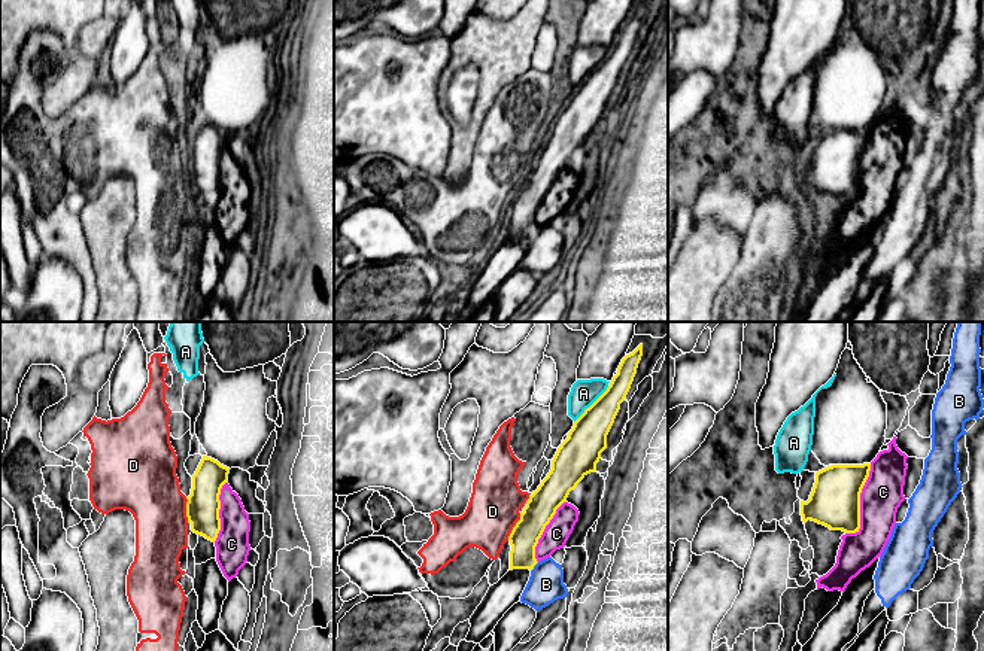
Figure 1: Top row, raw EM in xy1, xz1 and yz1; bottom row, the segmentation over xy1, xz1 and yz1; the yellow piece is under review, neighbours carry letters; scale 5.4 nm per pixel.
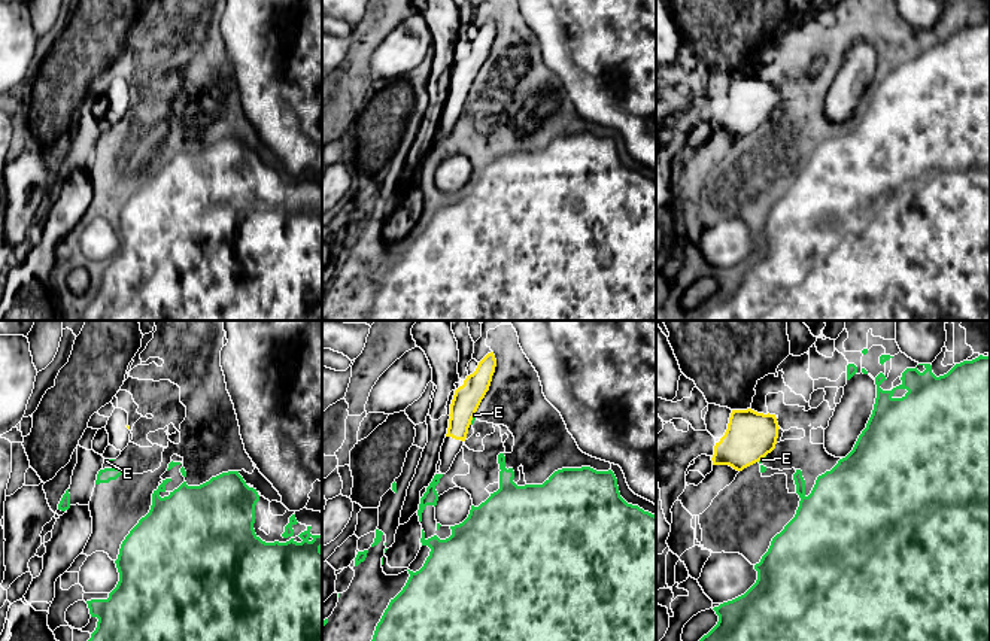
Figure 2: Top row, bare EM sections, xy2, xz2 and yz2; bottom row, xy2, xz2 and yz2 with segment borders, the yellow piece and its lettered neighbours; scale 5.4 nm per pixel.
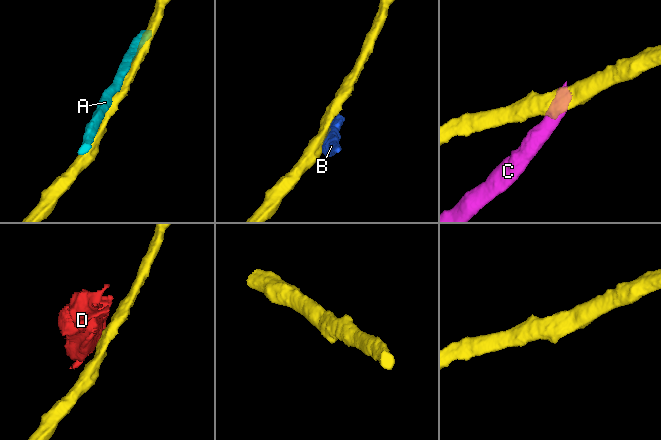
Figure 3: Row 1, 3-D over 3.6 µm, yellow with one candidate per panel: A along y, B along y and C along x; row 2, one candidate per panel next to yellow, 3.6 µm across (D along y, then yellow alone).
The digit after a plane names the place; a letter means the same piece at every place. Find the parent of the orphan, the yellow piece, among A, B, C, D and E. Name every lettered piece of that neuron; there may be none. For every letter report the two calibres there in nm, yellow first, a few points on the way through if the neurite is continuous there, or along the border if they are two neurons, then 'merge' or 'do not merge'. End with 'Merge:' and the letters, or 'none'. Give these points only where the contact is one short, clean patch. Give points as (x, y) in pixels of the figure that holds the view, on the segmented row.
A: 200/150 nm | do not merge
B: 160/190 nm | do not merge
C: 280/220 nm | do not merge
D: 160/280 nm | along xz1 (521, 513), (507, 540) | do not merge
E: 150/20 nm | along xz2 (474, 413), (470, 424) | do not merge
Merge: none

